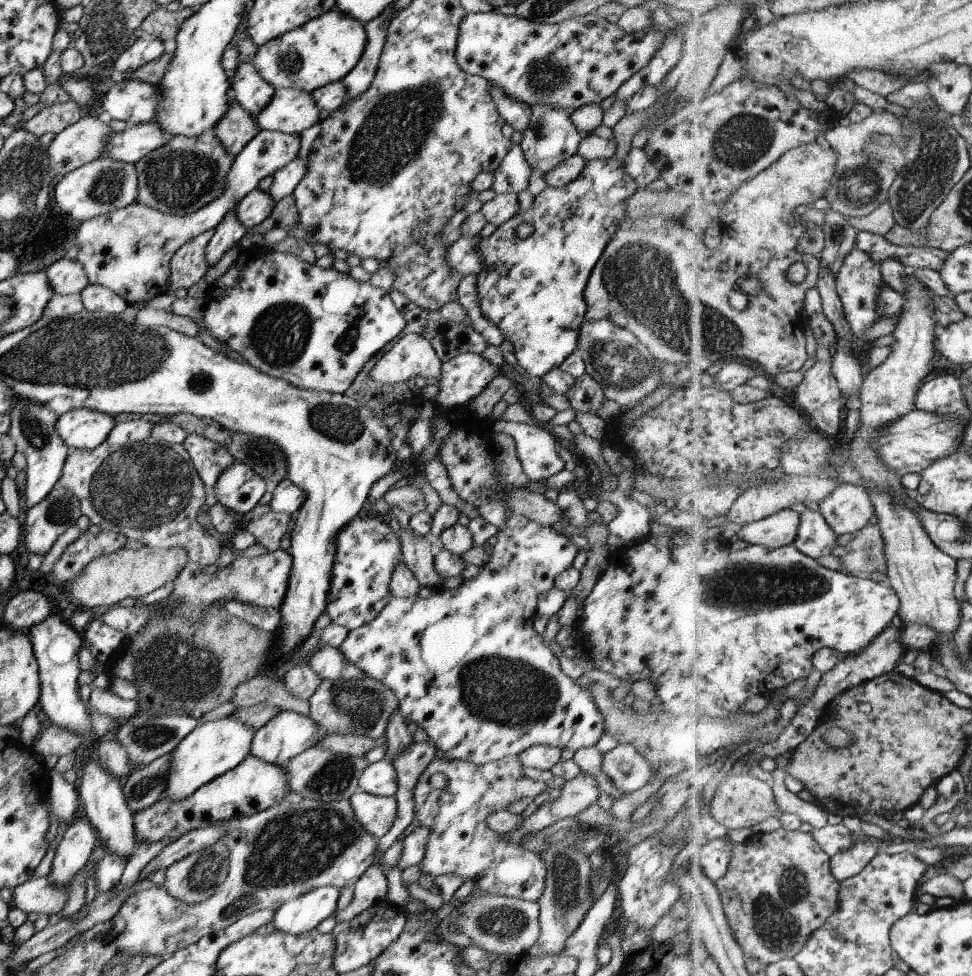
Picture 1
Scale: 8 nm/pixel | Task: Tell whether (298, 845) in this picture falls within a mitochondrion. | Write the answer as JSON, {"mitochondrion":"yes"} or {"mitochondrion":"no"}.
{"mitochondrion":"yes"}

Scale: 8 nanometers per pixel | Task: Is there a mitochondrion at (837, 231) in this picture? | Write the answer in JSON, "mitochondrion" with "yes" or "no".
{"mitochondrion":"yes"}

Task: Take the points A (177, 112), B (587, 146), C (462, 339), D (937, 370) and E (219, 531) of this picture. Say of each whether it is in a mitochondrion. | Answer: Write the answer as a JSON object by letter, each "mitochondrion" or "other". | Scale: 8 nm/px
{"A":"other","B":"other","C":"other","D":"other","E":"other"}

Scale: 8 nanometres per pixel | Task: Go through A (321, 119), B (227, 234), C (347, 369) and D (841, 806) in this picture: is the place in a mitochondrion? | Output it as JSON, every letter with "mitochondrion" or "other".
{"A":"other","B":"other","C":"other","D":"other"}

